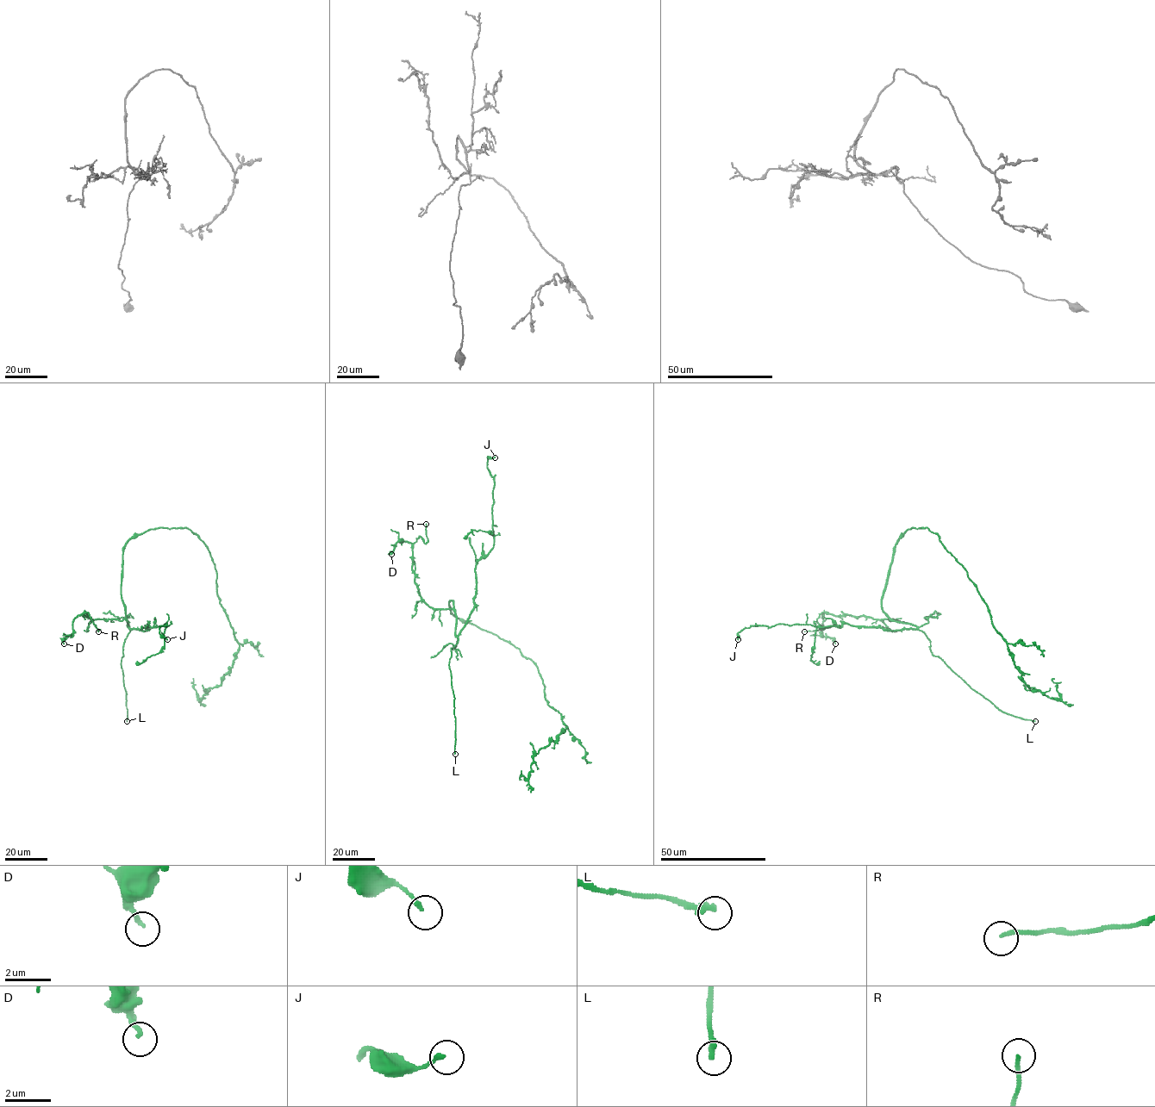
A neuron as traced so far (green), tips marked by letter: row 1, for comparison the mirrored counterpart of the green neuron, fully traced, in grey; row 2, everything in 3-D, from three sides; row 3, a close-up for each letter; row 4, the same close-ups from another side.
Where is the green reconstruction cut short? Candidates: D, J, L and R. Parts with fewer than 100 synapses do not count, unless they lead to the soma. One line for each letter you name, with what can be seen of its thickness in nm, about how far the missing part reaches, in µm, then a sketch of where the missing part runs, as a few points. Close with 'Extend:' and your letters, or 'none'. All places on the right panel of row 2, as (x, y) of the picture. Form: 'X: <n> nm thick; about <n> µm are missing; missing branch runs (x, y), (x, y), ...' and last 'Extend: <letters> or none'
L: 220 nm thick; about 50 µm are missing; missing branch runs (1035, 721), (1050, 729), (1055, 739), (1079, 745), (1102, 762), (1114, 762)
Extend: L

